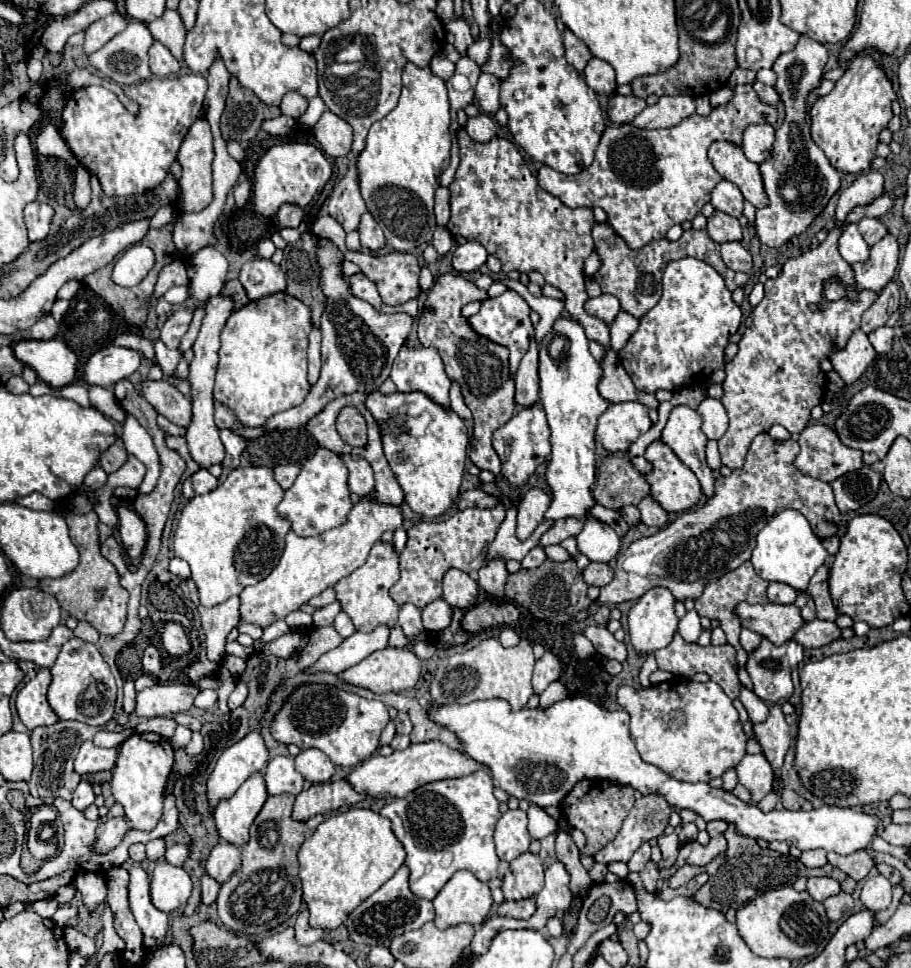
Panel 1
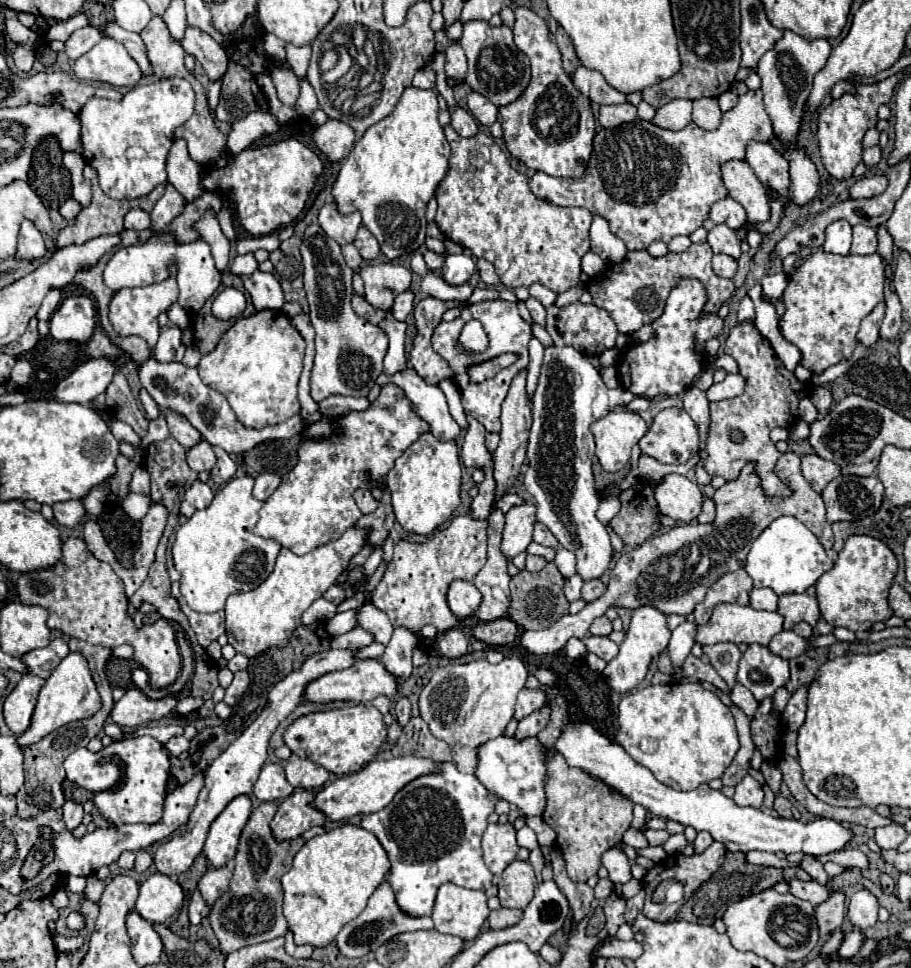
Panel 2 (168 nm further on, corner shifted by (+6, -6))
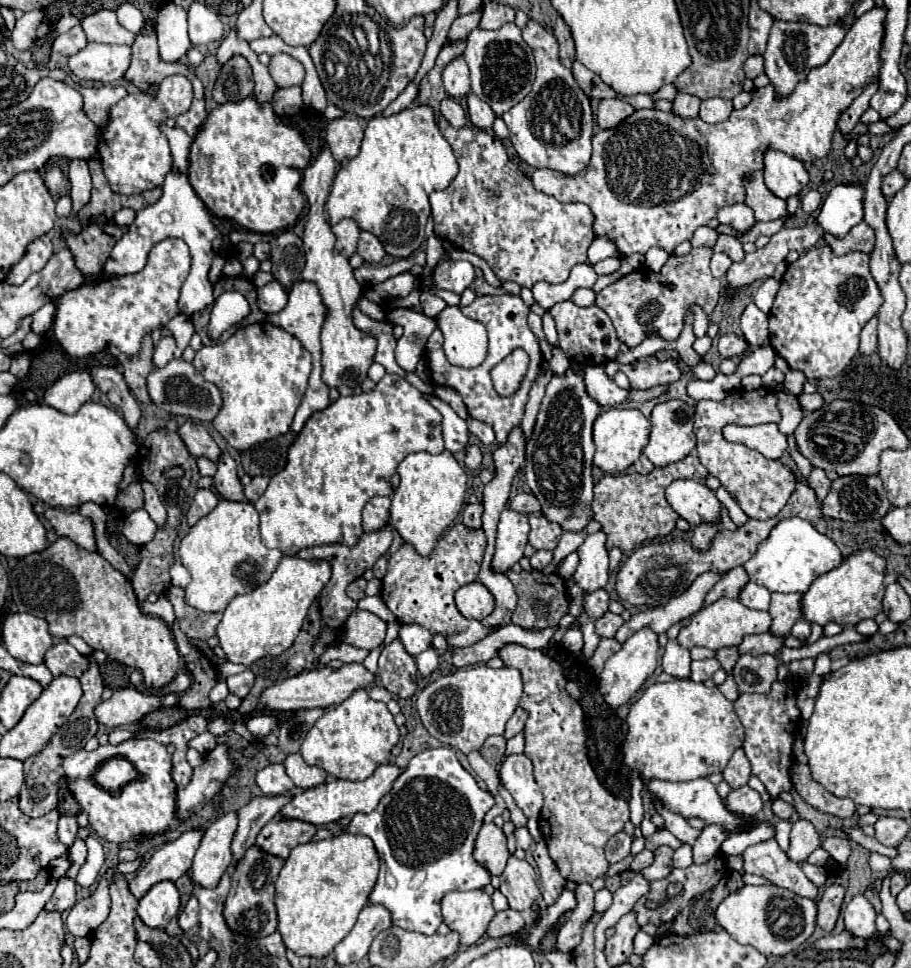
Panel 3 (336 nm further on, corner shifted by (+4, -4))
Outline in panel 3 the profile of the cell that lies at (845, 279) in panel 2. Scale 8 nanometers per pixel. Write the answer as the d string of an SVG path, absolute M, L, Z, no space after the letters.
M829 246L807 250L795 262L787 266L781 278L781 288L775 296L769 312L769 342L777 356L781 356L791 370L801 370L807 378L821 380L837 376L857 354L861 328L877 314L883 304L877 282L869 272L869 256L863 252L851 252L837 258Z

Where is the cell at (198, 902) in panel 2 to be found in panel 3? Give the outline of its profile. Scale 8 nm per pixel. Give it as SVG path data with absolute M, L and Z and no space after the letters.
M191 896L187 906L183 908L183 912L179 914L179 926L181 926L183 932L187 932L189 928L197 926L197 912L199 912L199 902L197 902L195 896Z

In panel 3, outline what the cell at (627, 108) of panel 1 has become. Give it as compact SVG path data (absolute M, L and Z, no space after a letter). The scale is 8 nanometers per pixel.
M611 98L611 100L601 100L597 108L597 124L599 128L615 128L619 122L623 122L627 116L631 116L635 108L625 102L623 98Z

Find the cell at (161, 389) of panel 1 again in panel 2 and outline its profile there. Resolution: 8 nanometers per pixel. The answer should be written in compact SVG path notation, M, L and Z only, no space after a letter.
M163 410L163 416L167 420L167 426L169 426L169 432L171 436L185 448L191 448L195 446L199 440L201 440L201 434L189 424L187 418L183 418L181 414L173 412L173 410Z

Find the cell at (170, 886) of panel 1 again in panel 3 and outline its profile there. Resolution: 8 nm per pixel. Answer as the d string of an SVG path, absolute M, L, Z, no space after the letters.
M173 882L155 884L141 900L137 914L149 928L165 928L179 912L179 892Z

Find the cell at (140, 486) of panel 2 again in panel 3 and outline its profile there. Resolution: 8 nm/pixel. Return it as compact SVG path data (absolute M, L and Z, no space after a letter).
M141 482L141 484L143 484L143 492L145 492L145 510L149 512L151 520L157 524L157 528L163 528L163 524L167 520L167 510L161 504L153 484L151 482Z

